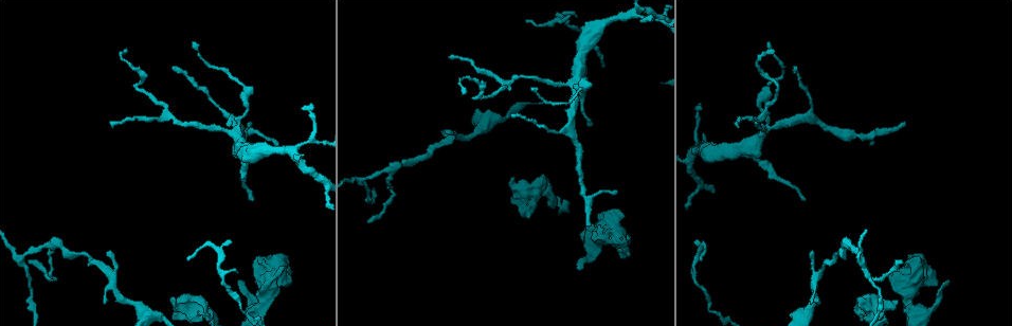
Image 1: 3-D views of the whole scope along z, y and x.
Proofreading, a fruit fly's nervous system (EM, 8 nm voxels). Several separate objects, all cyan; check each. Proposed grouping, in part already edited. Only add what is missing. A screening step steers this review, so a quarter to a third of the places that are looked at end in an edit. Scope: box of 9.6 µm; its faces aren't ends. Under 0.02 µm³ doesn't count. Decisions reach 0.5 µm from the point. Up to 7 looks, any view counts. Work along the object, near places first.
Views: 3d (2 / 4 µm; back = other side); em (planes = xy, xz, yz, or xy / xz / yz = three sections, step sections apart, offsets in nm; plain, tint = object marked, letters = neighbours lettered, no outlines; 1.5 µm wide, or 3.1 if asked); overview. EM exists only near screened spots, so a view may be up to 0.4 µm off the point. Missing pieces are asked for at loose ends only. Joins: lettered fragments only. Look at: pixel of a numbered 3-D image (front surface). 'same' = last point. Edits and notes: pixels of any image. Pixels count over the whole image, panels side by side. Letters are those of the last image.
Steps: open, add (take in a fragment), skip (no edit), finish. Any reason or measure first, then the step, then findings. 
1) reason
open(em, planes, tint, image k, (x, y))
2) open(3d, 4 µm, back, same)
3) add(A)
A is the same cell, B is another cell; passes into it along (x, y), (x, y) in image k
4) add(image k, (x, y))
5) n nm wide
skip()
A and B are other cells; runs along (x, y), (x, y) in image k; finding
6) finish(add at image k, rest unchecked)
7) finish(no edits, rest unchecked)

open(3d, 2 µm, image 1, (902, 262))

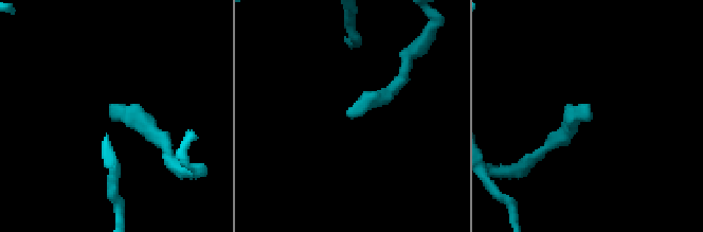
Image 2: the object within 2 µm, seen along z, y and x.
shape alone is not enough
open(em, planes, letters, image 2, (348, 113))

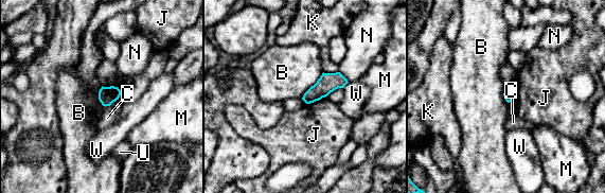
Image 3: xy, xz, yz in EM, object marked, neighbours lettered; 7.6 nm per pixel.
B touches over 260 nm
skip()
B, C, J, K, M, N, U and W are other cells; border along (323, 72), (301, 98) in image 3; no lettered fragment goes on from it

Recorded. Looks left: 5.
branch stops here
open(em, planes, letters, image 1, (619, 210))

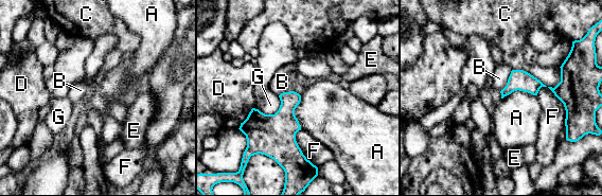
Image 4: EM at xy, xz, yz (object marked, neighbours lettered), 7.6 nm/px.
140 nm wide
skip()
A, B, C, D, E, F and G are other cells; border along (536, 94), (514, 90), (501, 99) in image 4; no lettered fragment goes on from it

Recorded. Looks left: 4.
tapers out
open(3d, 2 µm, image 1, (616, 192))

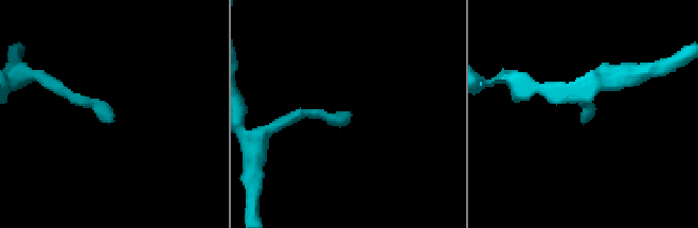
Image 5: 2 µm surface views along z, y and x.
open(em, planes, tint, image 5, (581, 121))

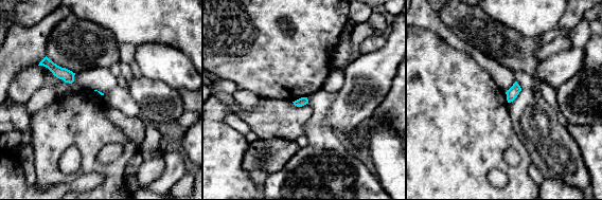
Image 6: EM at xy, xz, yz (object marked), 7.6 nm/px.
open(em, planes, letters, same)

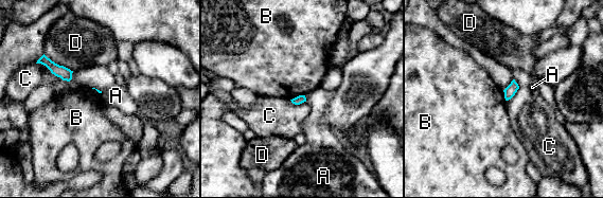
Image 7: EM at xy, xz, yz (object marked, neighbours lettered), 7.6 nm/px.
skip()
A, B, C and D are other cells; border along (304, 94), (299, 94), (289, 100) in image 7; no lettered fragment goes on from it

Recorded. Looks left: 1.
finish(no edits, rest unchecked)

